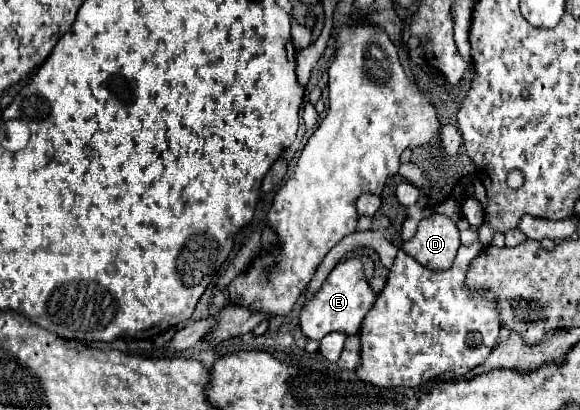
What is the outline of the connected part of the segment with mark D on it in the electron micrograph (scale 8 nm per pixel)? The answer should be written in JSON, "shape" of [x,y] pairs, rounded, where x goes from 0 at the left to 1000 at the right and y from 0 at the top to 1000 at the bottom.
{"shape":[[[745,522],[724,537],[710,585],[693,595],[693,610],[741,659],[772,659],[793,605],[786,546],[766,522]]]}

